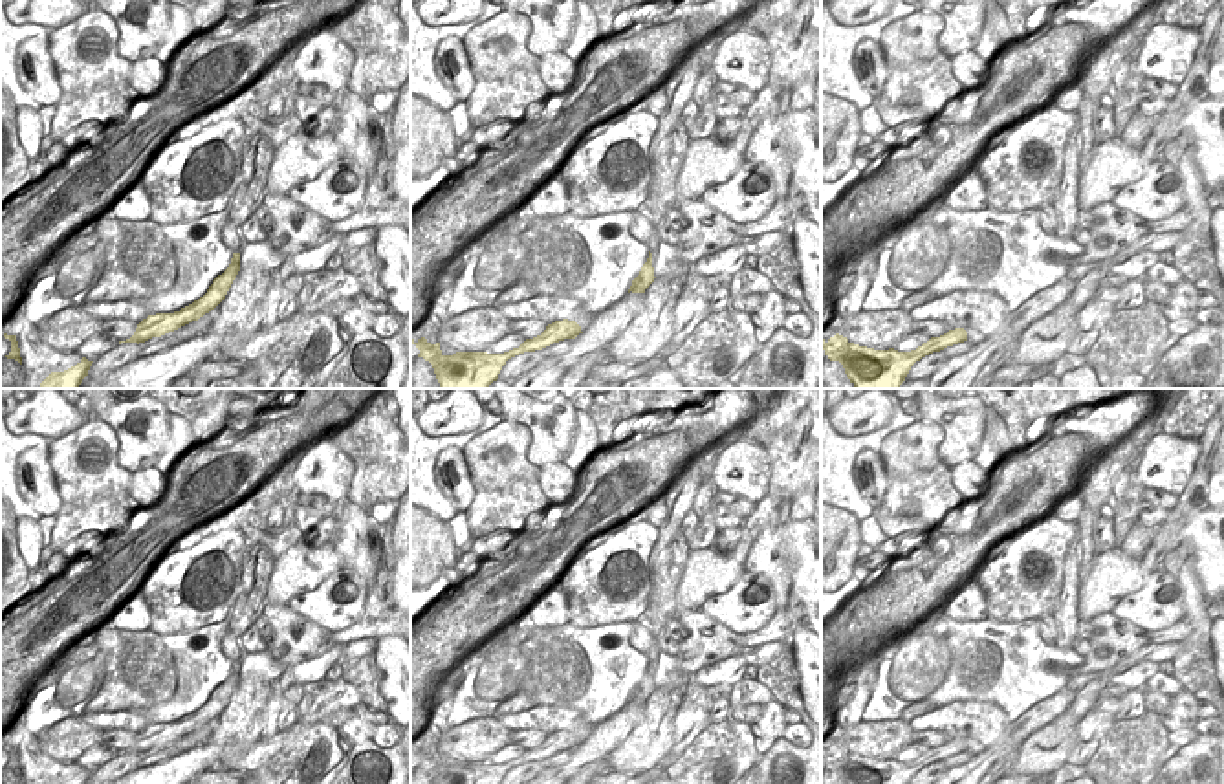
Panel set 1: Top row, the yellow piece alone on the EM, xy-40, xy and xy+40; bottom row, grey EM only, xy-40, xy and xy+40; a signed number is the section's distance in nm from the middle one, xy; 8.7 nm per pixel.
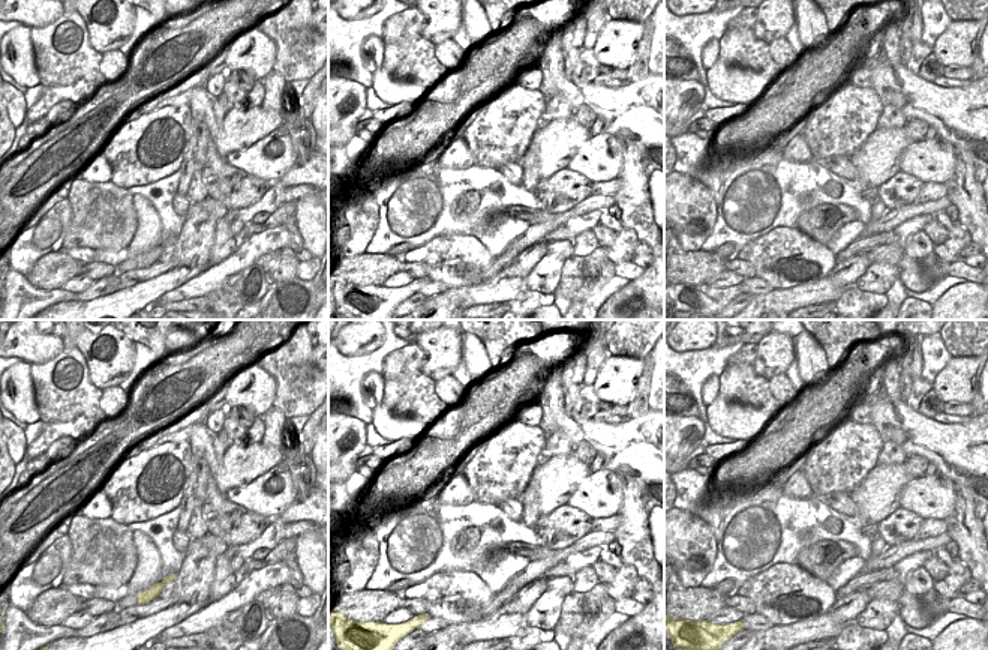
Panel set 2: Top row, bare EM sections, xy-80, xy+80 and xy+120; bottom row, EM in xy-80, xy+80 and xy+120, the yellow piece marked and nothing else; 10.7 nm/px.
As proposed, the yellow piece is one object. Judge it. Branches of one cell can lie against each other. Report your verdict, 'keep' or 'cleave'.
cleave

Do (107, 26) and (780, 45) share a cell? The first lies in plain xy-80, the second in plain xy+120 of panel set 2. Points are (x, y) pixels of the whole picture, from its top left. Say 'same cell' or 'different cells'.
different cells

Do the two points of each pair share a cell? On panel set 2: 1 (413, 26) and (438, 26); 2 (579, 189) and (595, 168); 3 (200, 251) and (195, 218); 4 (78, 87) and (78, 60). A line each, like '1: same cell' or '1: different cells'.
1: different cells
2: different cells
3: same cell
4: different cells

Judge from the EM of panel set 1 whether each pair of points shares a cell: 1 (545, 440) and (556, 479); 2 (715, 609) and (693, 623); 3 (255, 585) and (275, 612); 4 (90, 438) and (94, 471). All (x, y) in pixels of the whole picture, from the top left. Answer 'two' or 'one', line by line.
1: two
2: two
3: two
4: one

